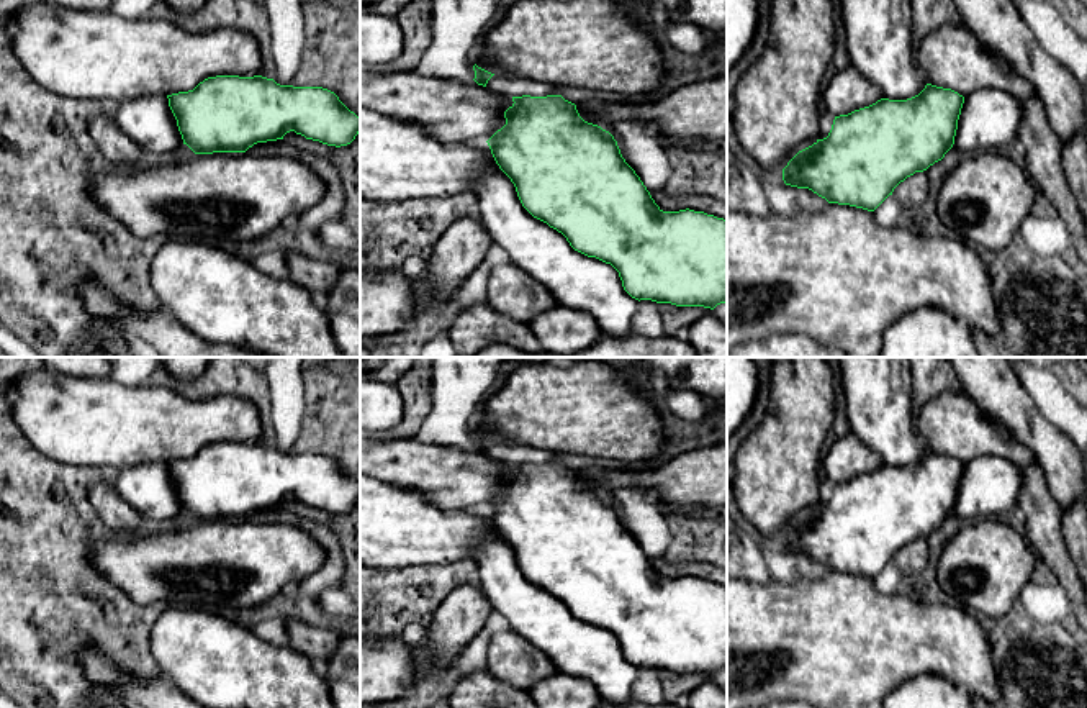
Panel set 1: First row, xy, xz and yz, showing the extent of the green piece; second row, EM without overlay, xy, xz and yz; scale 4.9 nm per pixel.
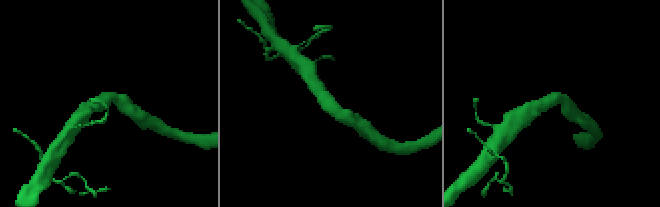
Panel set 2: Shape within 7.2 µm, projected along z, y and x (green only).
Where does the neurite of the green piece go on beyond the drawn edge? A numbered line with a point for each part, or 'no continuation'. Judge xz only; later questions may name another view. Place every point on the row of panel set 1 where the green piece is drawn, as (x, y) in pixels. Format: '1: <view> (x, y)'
1: xz (577, 281)

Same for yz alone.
1: yz (989, 120)

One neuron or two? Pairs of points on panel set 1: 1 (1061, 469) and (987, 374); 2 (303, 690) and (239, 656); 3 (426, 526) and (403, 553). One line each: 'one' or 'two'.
1: one
2: one
3: one

